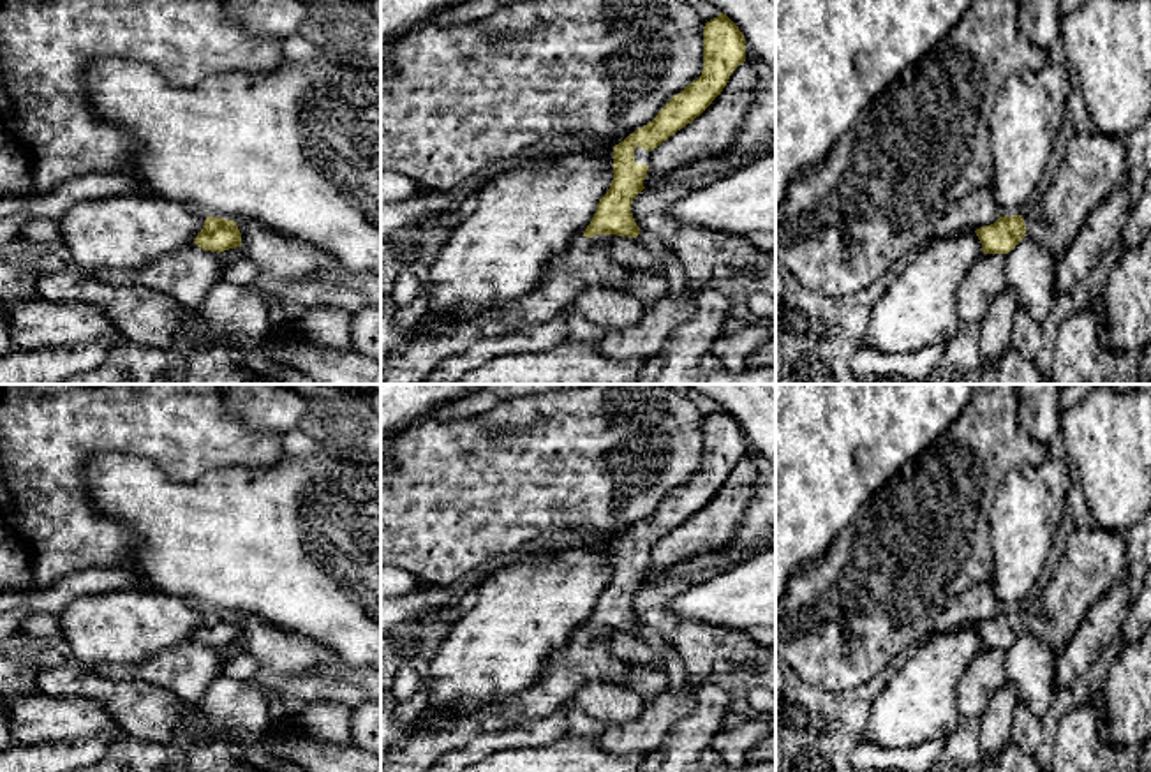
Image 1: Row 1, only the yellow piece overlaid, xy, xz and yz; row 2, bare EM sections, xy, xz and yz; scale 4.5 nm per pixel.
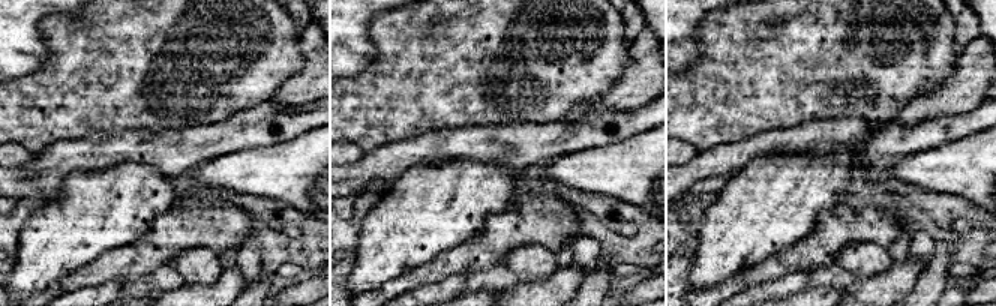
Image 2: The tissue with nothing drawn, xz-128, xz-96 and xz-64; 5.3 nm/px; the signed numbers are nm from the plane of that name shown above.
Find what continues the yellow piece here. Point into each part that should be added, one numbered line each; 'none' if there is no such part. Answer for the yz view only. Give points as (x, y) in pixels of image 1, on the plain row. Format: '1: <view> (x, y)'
1: yz (1093, 559)

